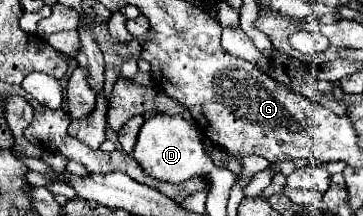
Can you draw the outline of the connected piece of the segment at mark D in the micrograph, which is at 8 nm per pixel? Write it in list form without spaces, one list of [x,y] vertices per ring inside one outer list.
[[[157,112],[143,122],[133,150],[133,158],[143,166],[147,174],[171,184],[185,182],[195,174],[207,176],[215,168],[213,160],[203,150],[201,132],[197,130],[197,126],[193,122],[187,122],[183,116],[169,116],[163,112]]]

